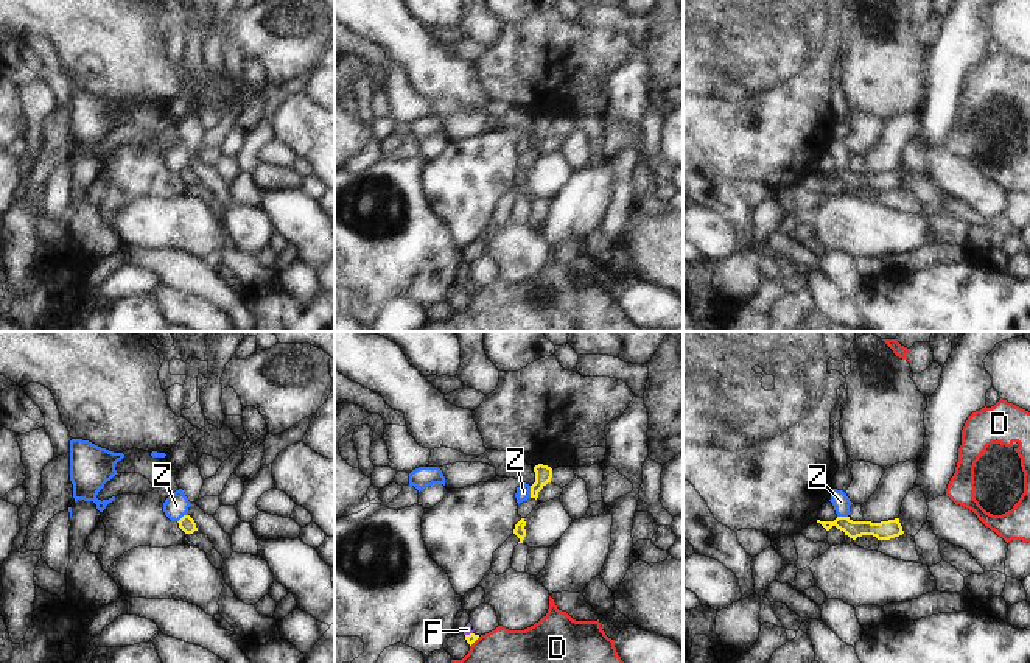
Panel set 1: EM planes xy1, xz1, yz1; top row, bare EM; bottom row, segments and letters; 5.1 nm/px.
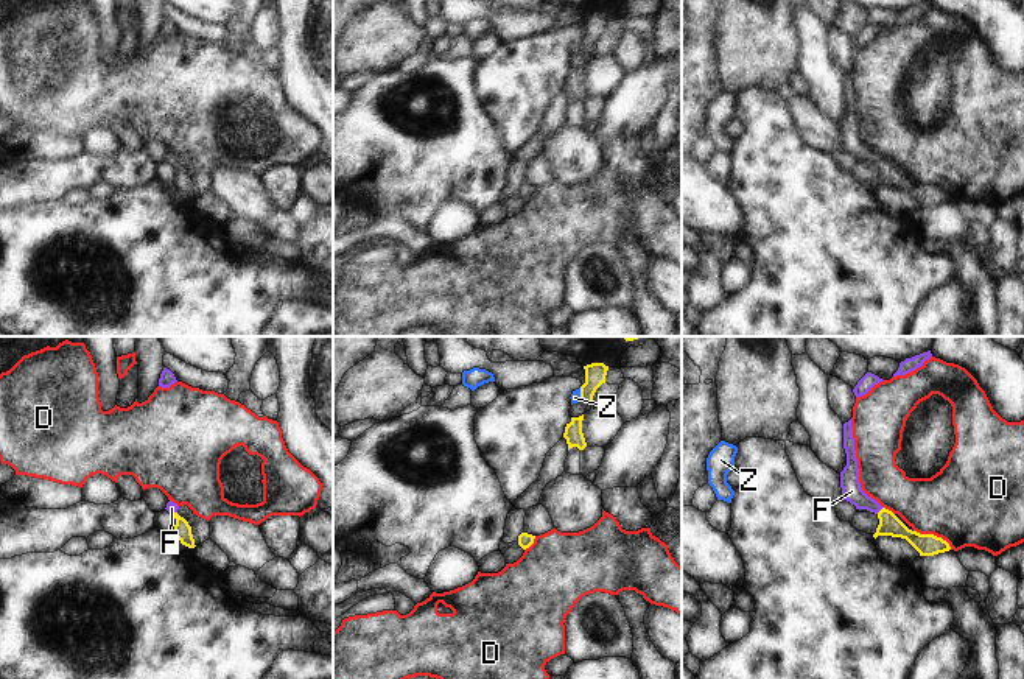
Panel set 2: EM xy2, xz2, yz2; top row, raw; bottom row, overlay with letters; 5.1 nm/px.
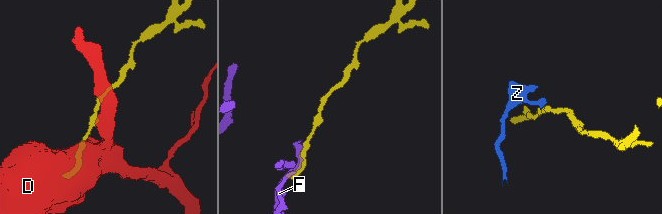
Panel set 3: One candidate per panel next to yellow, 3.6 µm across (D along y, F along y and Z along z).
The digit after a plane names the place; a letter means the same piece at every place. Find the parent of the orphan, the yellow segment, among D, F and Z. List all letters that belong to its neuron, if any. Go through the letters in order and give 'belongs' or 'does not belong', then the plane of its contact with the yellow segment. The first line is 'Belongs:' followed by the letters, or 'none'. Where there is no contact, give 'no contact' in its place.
Belongs: F
D: does not belong; meets yellow in yz2
F: belongs; meets yellow in yz2
Z: does not belong; meets yellow in xz1

